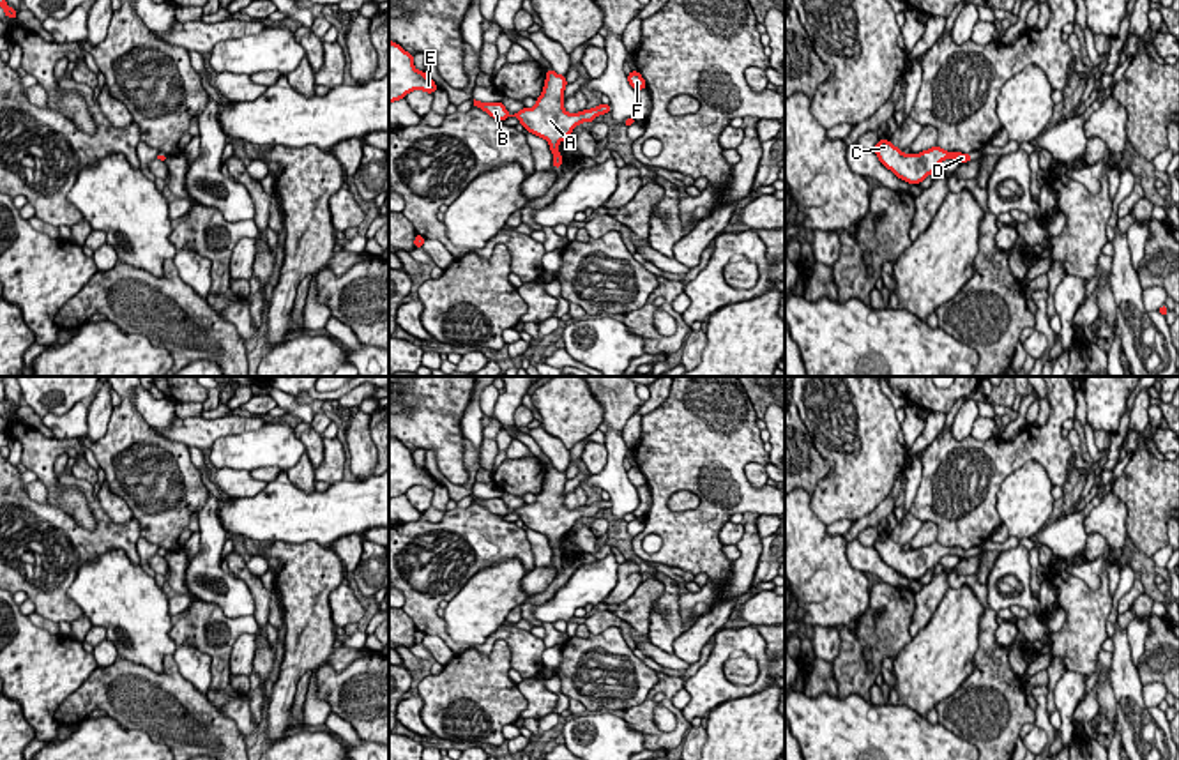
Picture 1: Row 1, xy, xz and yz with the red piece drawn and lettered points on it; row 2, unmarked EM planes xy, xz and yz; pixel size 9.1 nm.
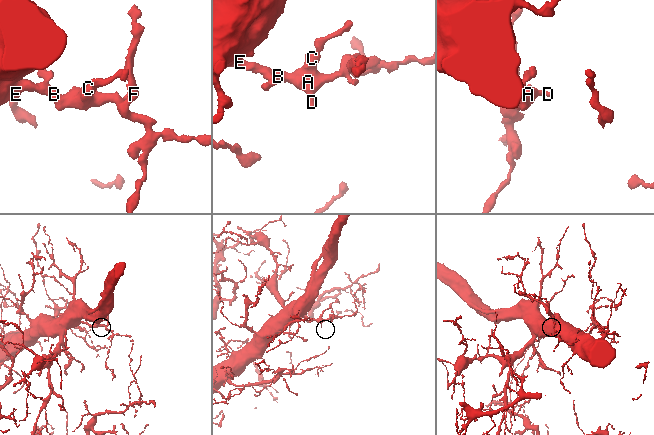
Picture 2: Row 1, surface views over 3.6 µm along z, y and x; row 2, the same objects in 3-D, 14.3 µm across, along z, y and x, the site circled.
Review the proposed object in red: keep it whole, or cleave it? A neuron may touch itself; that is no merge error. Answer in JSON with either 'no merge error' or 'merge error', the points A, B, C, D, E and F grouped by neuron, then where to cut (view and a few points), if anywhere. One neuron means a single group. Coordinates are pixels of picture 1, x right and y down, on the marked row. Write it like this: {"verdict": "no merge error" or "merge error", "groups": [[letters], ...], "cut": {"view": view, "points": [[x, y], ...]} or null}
{"verdict": "no merge error", "groups": [["A", "B", "C", "D", "E", "F"]], "cut": null}

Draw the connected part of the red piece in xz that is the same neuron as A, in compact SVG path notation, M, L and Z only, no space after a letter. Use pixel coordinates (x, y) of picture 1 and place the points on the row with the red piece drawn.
M550 69L546 71L543 92L532 108L523 108L518 113L511 115L502 101L481 103L474 99L474 106L481 108L497 120L516 117L523 129L548 141L553 154L553 168L562 168L559 143L564 141L582 122L594 122L597 115L612 111L610 104L599 104L590 110L582 110L580 113L567 113L564 110L566 87L566 74L562 76Z

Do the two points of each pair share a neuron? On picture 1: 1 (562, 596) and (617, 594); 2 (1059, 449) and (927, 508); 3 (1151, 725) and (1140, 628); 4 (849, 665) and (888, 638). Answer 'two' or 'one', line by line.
1: two
2: one
3: two
4: one

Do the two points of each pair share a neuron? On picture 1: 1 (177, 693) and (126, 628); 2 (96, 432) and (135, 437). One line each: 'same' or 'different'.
1: different
2: different

